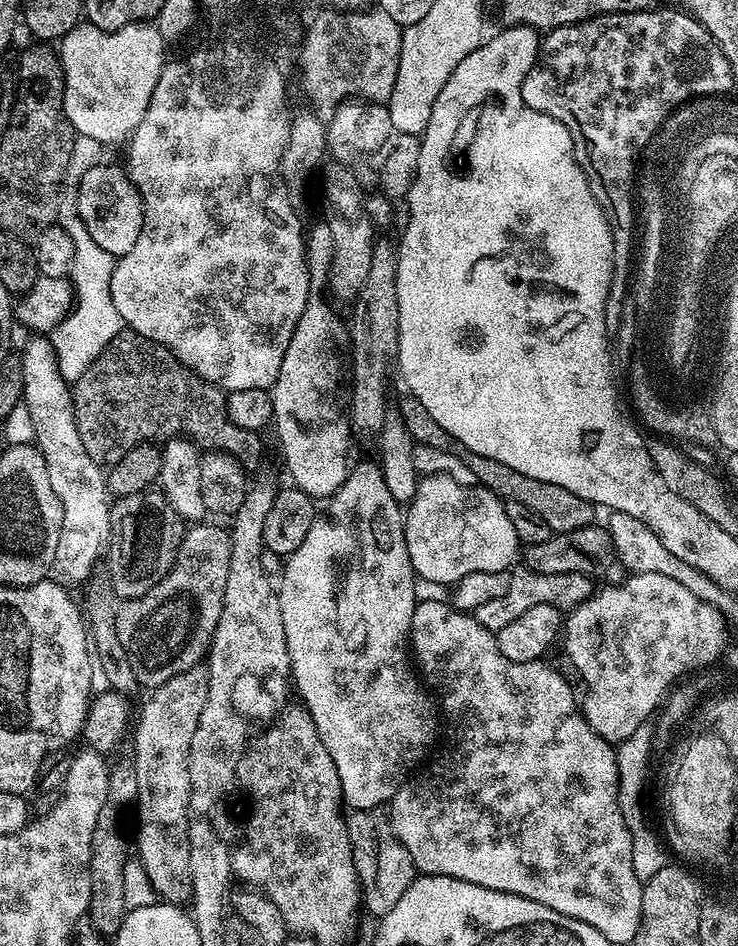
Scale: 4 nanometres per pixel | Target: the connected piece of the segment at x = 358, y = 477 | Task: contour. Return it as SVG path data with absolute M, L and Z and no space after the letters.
M379 463L360 464L357 468L355 465L349 471L346 482L342 482L342 486L327 501L327 504L328 509L317 515L316 521L310 526L310 531L306 533L306 542L302 542L302 546L298 546L298 550L291 552L283 561L282 575L278 580L282 626L286 630L286 646L292 663L290 680L295 691L296 688L300 691L300 696L304 699L301 700L303 707L307 708L308 713L311 714L314 726L318 730L330 758L334 758L334 766L338 770L338 778L342 782L342 790L344 791L343 803L352 810L380 808L391 801L393 794L404 785L410 773L417 767L415 764L431 750L432 743L436 740L437 705L434 703L429 689L422 683L417 669L409 663L412 619L418 603L414 594L414 586L418 577L412 571L410 554L406 550L402 504L391 496Z

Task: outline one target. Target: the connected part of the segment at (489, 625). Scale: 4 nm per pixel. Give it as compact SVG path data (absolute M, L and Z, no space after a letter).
M516 566L511 569L508 577L508 589L502 598L494 598L494 602L485 602L478 606L475 612L476 621L486 630L493 634L502 630L502 626L510 626L514 618L522 618L530 606L539 604L549 604L561 610L571 610L580 605L581 602L588 599L594 591L591 575L583 571L568 573L540 573L527 566Z

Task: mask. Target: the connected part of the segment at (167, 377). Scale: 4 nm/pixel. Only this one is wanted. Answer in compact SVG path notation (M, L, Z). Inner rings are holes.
M131 330L121 331L119 336L114 337L108 345L102 350L102 354L98 354L98 358L91 366L82 374L82 378L78 378L71 385L72 409L74 410L74 422L78 426L78 434L82 434L82 444L86 446L86 454L90 454L90 458L94 458L94 462L101 466L116 465L120 459L130 450L134 450L140 444L149 442L161 442L167 436L176 436L175 438L184 437L192 442L196 448L200 450L211 450L214 452L225 452L227 456L233 456L235 460L240 461L245 469L251 470L256 463L264 456L264 444L260 441L262 438L260 432L251 432L250 430L242 430L238 426L234 426L234 422L230 422L230 418L226 414L226 396L219 388L215 388L210 382L203 380L198 374L194 374L194 370L190 370L180 359L177 358L170 350L166 350L166 346L162 346L158 342L154 342L150 338L142 338L139 334Z

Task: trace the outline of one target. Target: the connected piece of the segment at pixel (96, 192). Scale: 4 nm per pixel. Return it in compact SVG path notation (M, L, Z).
M101 162L88 169L79 177L78 194L76 196L76 212L79 223L90 234L102 250L106 250L114 258L119 258L128 253L130 246L138 242L138 234L142 234L144 221L144 199L134 182L129 178L127 171L116 164Z

